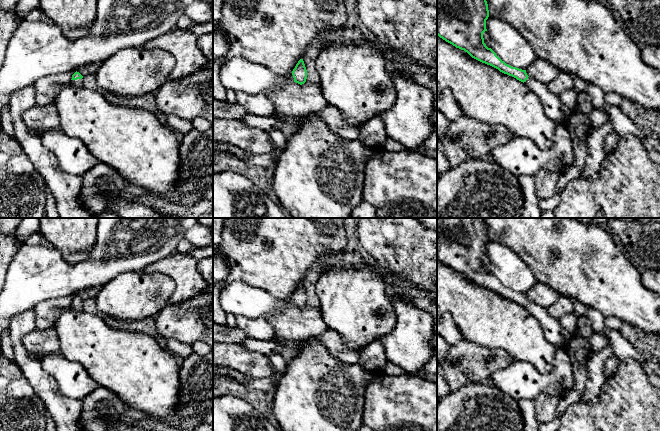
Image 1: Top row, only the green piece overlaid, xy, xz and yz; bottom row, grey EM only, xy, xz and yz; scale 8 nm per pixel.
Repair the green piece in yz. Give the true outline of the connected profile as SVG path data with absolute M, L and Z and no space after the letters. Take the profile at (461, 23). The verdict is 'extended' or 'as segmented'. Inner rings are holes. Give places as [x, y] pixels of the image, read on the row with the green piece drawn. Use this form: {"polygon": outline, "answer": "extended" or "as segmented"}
{"polygon": "M437 0L437 35L472 58L523 82L540 98L547 116L562 124L564 111L559 96L552 93L547 85L529 77L526 70L506 64L486 46L483 33L487 31L488 17L486 0Z", "answer": "extended"}

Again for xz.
{"polygon": "M300 59L292 71L294 82L302 85L307 79L307 70L303 59Z", "answer": "as segmented"}

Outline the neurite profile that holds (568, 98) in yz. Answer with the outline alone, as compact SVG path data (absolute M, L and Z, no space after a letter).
M574 88L567 89L559 95L559 98L564 111L562 125L570 130L570 117L576 109L577 91Z

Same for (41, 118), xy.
M53 103L33 106L23 113L22 119L29 129L37 130L41 134L50 130L60 130L60 118Z

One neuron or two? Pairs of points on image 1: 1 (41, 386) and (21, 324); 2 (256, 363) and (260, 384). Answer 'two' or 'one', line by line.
1: one
2: two

